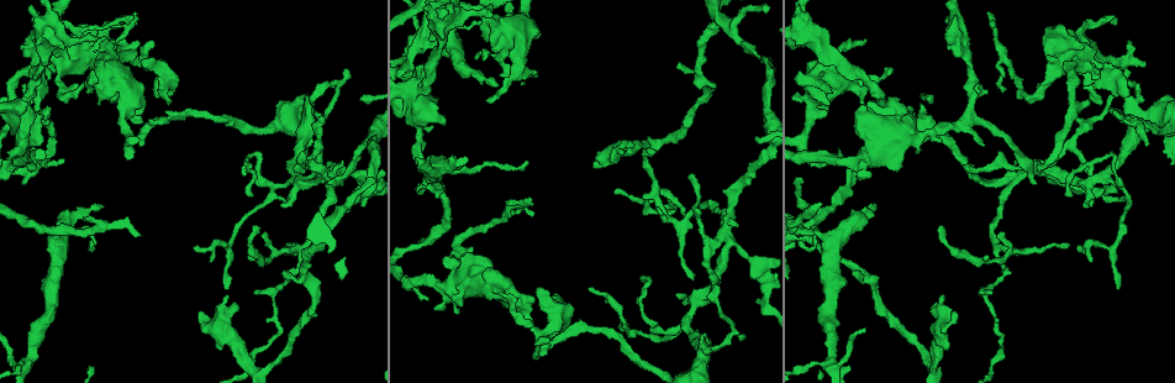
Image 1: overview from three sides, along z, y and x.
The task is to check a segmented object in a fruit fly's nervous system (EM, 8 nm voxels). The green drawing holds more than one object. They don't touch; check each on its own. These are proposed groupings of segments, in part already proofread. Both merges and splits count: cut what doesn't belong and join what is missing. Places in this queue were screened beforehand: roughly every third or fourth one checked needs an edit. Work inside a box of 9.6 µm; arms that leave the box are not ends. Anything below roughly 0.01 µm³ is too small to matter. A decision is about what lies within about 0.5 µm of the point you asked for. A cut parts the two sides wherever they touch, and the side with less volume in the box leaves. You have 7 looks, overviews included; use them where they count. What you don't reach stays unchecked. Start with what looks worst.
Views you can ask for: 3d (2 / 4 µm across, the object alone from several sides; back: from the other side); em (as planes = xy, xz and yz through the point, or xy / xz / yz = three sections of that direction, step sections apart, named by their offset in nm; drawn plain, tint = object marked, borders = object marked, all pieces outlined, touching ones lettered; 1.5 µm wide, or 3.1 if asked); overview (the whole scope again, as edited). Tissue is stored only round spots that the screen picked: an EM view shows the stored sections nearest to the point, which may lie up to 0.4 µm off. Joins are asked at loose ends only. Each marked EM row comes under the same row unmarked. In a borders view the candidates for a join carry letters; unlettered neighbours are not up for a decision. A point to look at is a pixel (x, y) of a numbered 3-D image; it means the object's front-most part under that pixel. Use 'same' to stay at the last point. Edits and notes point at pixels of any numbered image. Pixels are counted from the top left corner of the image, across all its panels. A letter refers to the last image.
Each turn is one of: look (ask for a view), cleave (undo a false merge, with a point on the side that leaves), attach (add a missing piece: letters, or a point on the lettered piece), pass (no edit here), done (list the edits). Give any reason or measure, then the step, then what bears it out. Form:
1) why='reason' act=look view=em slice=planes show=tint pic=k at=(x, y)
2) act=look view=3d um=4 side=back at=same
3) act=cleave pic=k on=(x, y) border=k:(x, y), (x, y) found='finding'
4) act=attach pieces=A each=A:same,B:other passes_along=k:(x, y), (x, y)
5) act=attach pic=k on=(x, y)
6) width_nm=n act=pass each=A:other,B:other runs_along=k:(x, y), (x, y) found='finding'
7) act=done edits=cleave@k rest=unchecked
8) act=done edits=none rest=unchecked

why='abrupt turn' act=look view=3d um=4 pic=1 at=(730, 336)

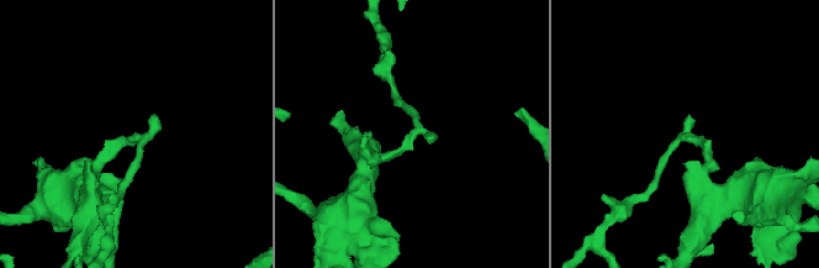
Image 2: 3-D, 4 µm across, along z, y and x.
why='now the EM' act=look view=em slice=planes show=tint pic=2 at=(414, 135)

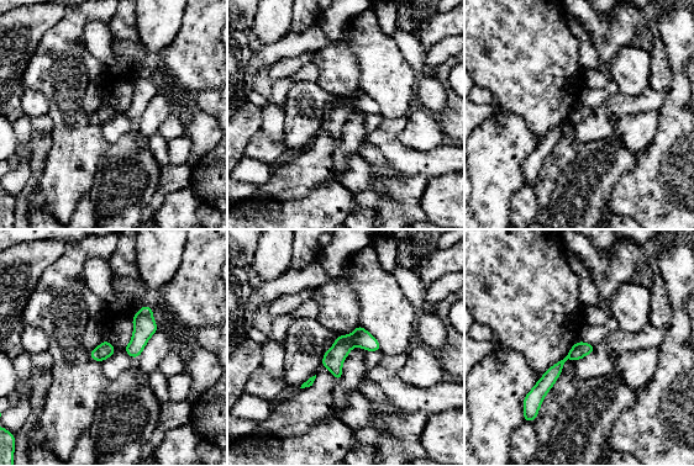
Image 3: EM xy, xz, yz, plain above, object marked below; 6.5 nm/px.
act=look view=em slice=planes show=borders at=same

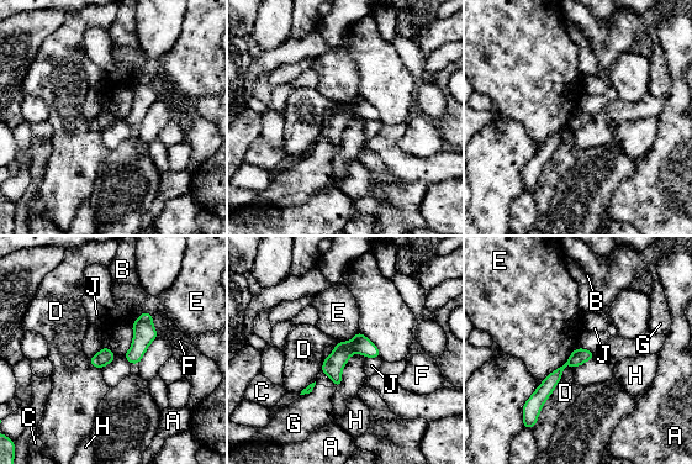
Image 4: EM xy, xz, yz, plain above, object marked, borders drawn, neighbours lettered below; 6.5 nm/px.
act=cleave pic=4 on=(360, 344) each=A:other,B:other,C:other,D:other,E:other,F:other,G:other,H:other,J:other border=4:(348, 342), (354, 351) found='a second neuron is stuck on'

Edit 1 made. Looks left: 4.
why='redraw' act=look view=overview

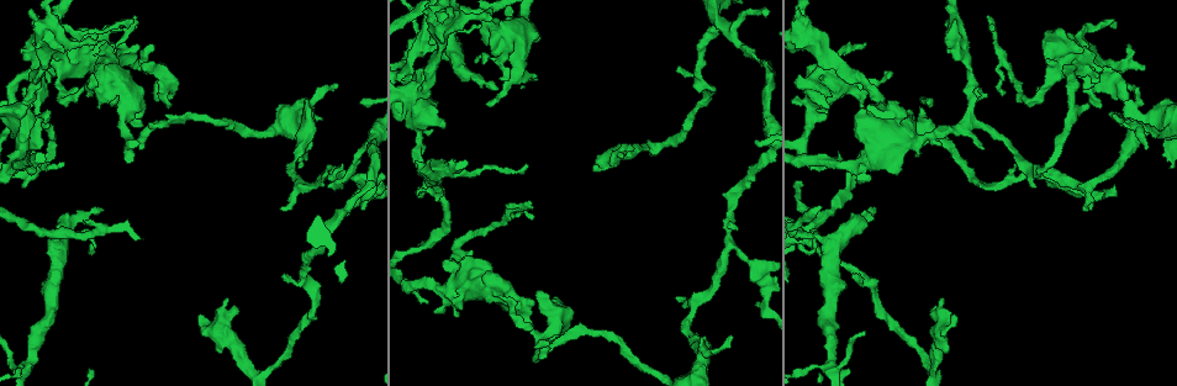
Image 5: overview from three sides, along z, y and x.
why='small branch off a trunk' act=look view=3d um=4 pic=5 at=(923, 139)

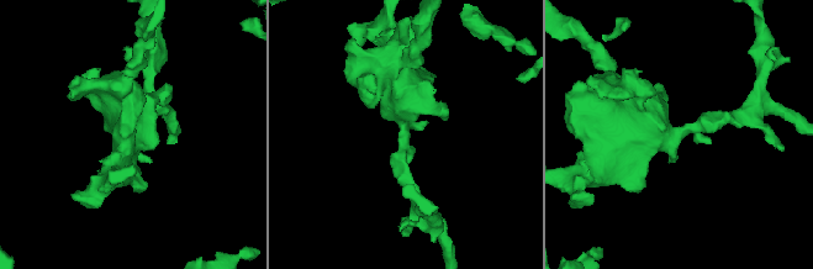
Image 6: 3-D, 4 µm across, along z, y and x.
why='need the tissue' act=look view=em slice=planes show=borders pic=6 at=(675, 131)

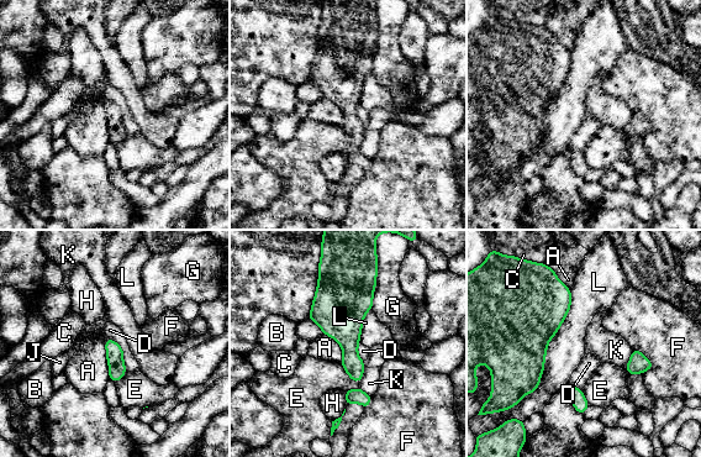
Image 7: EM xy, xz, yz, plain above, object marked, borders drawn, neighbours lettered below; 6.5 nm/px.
act=pass each=A:other,B:other,C:other,D:other,E:other,F:other,G:other,H:other,J:other,K:other,L:other border=7:(105, 339), (105, 358), (110, 379) found='one neuron here'

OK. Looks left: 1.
act=look view=em slice=planes show=borders pic=5 at=(524, 167)

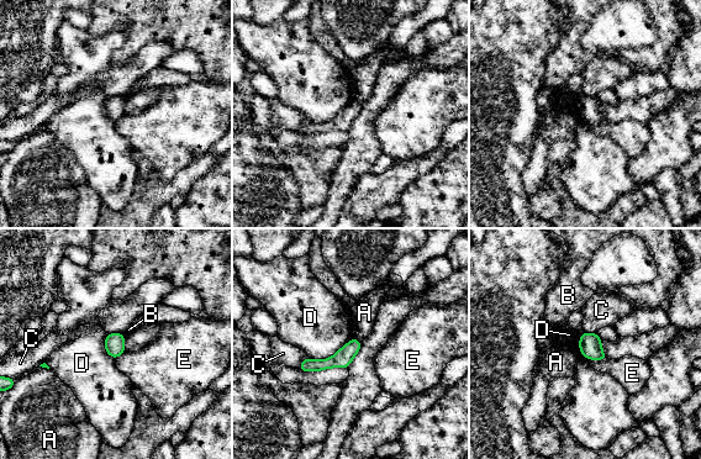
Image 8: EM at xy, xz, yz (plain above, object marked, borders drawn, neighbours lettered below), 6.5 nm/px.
act=pass each=A:other,B:other,C:other,D:other,E:other found='no lettered piece goes on from it'

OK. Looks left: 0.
act=done edits=cleave@4 rest=unchecked

